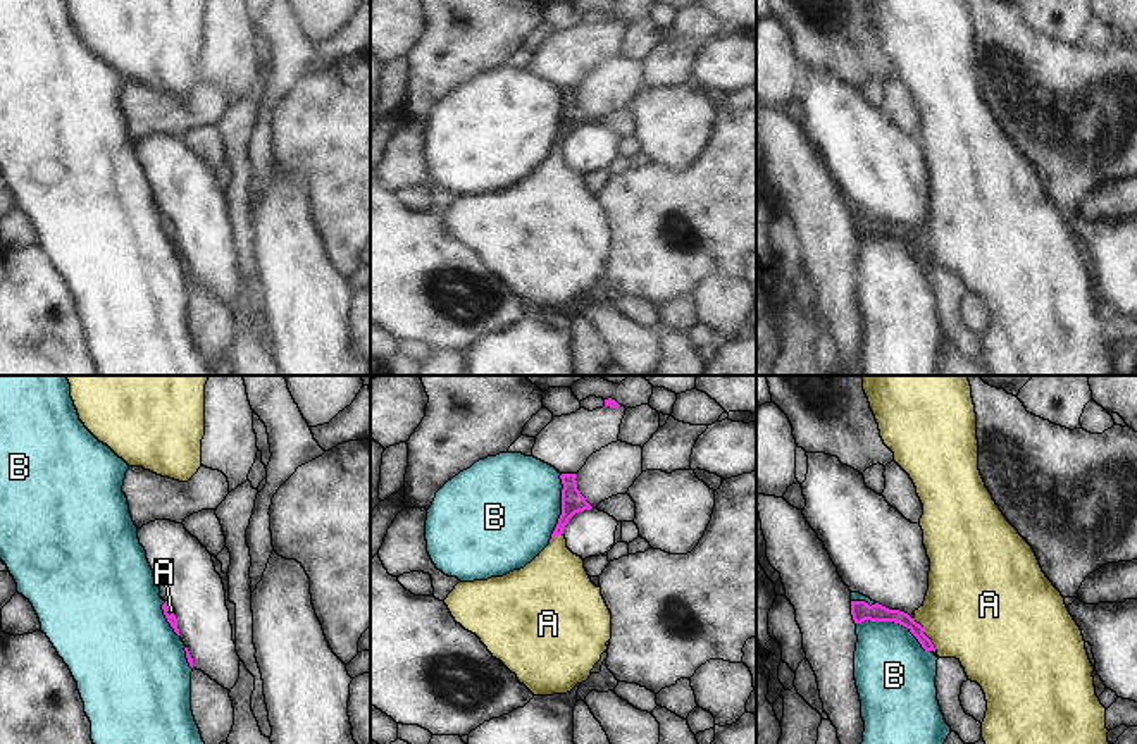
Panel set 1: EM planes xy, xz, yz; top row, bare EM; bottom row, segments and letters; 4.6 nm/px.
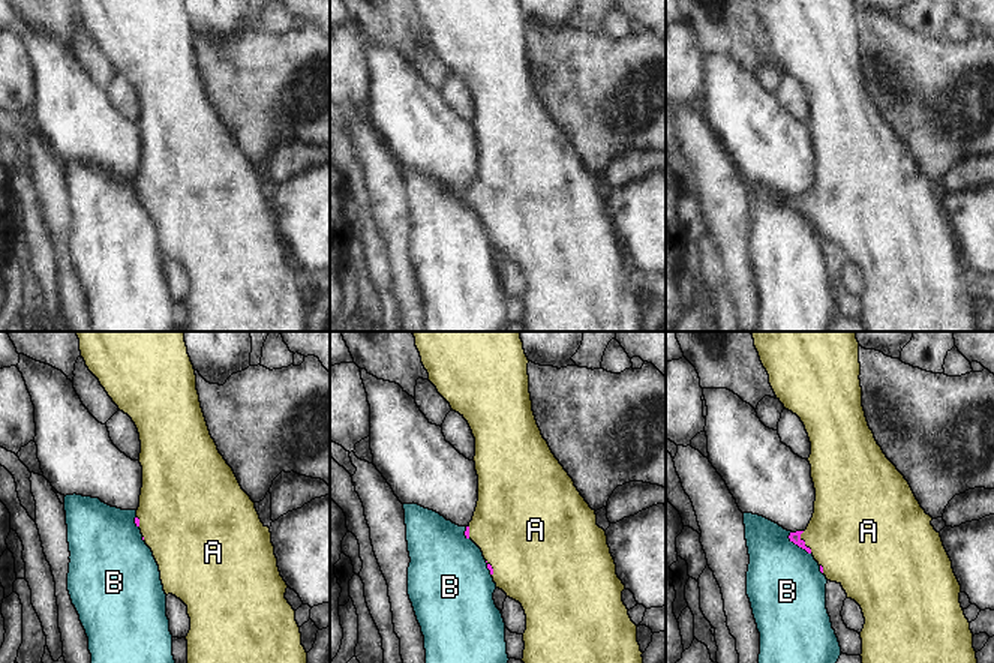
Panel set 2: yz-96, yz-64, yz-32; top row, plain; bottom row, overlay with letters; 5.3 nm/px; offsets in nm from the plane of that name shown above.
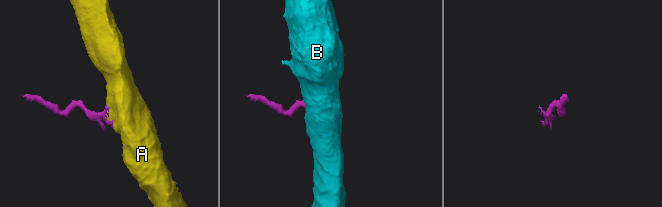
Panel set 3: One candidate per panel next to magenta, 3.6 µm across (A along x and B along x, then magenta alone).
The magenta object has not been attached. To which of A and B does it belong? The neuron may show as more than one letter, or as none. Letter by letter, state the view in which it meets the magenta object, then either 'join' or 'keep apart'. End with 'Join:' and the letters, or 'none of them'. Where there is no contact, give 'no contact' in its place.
A: yz | join
B: yz | keep apart
Join: A

